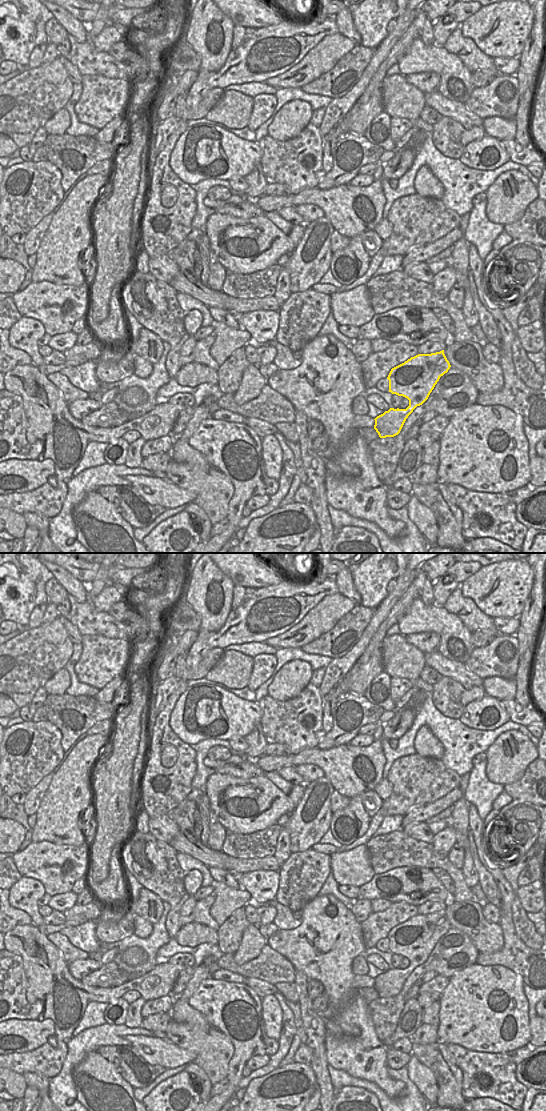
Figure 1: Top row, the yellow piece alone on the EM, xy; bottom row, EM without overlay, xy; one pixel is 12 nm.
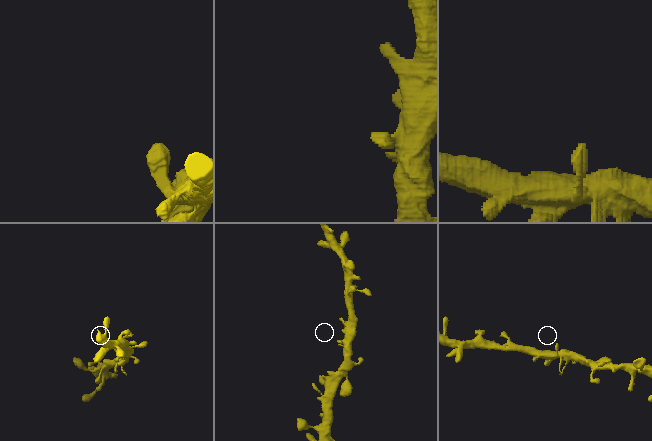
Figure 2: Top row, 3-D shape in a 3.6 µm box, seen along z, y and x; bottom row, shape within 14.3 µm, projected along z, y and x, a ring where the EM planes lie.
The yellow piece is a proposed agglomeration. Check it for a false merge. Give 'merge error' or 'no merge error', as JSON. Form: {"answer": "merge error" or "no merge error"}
{"answer": "no merge error"}

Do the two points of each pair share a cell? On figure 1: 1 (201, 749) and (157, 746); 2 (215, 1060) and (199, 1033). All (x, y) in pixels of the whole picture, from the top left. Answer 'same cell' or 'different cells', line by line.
1: different cells
2: same cell

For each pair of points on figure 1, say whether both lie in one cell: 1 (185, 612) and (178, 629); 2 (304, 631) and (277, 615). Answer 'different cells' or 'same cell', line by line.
1: same cell
2: different cells

